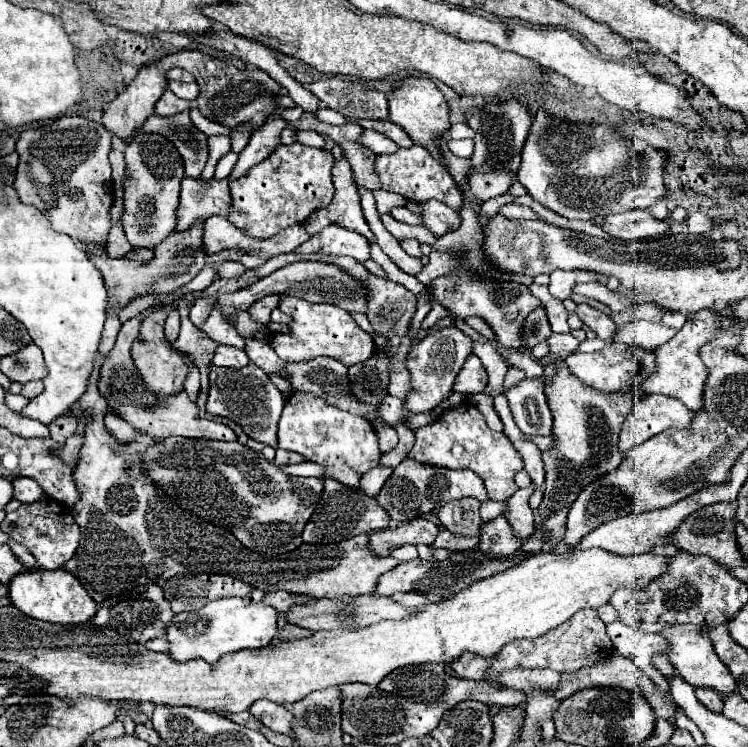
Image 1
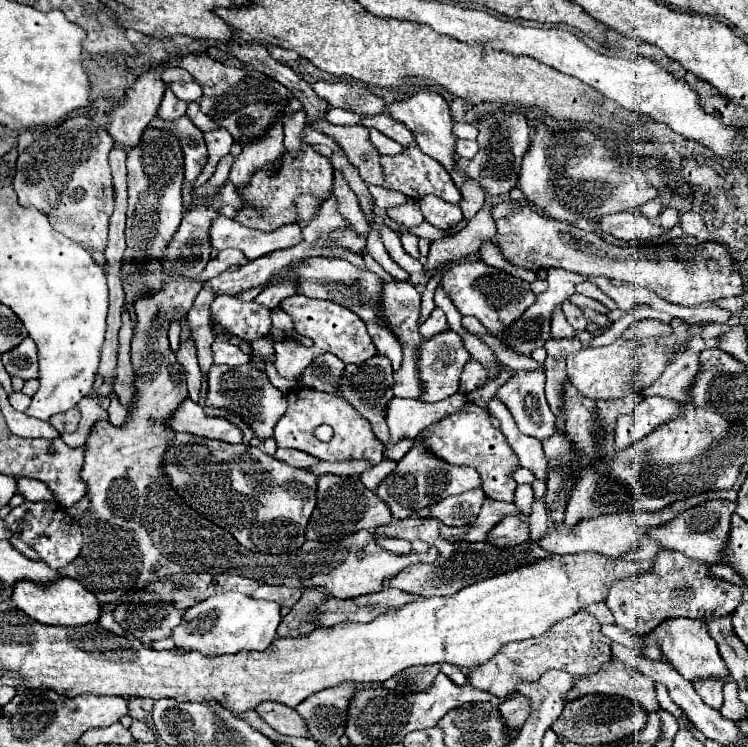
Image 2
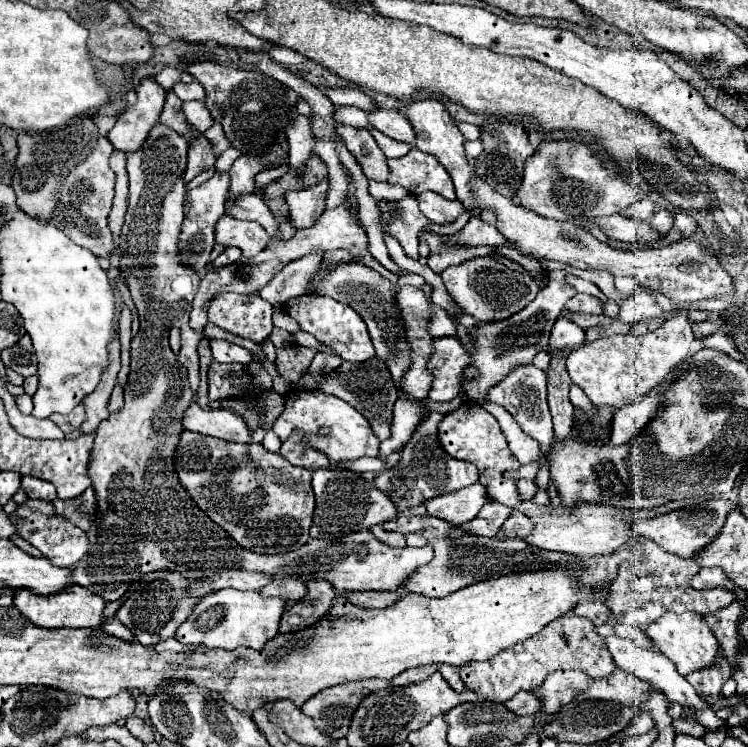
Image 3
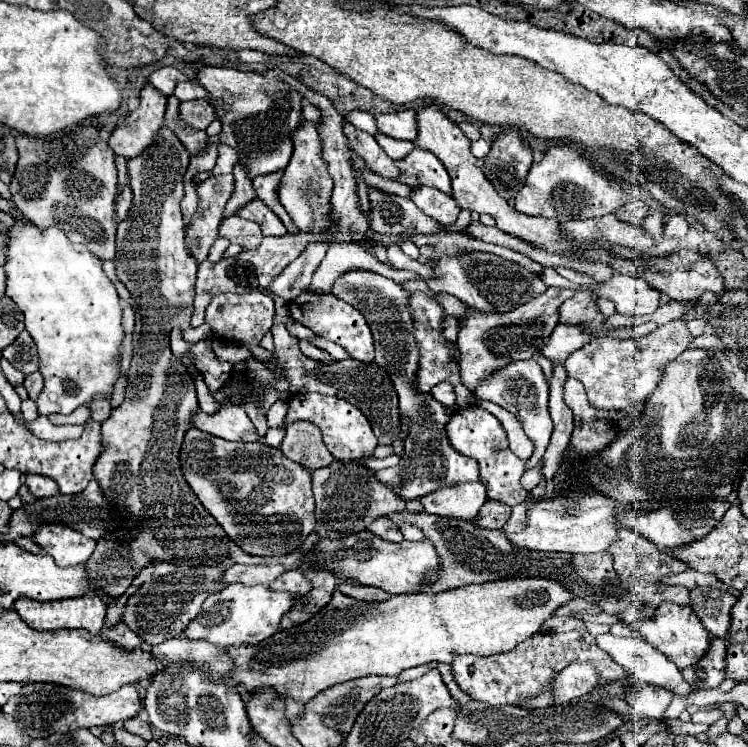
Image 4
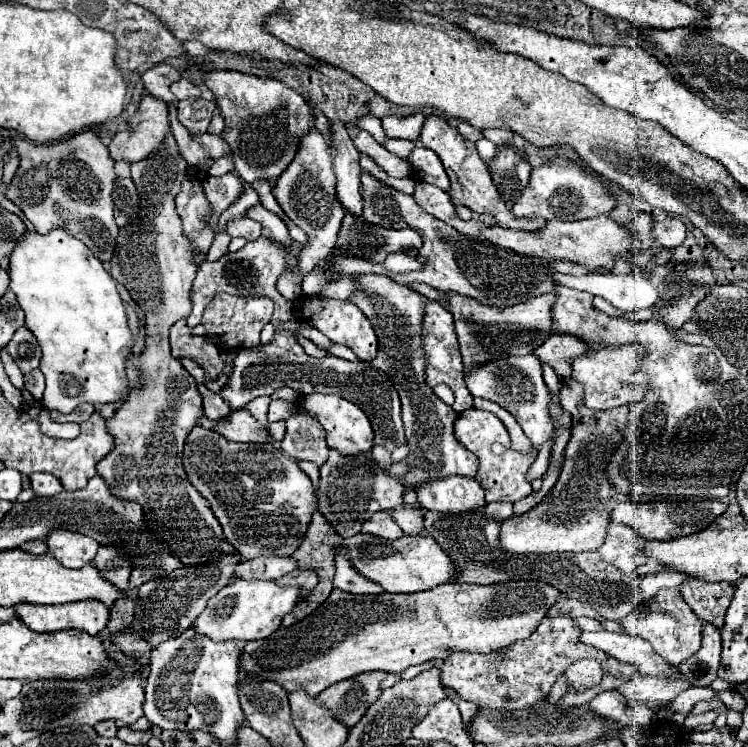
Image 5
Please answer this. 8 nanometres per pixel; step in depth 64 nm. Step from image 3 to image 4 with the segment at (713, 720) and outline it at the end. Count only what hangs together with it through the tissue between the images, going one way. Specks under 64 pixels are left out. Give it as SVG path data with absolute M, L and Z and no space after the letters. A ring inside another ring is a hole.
M602 634L596 636L596 644L608 652L624 670L628 670L638 684L652 684L652 686L660 686L670 690L676 696L690 696L694 692L694 688L682 678L682 672L676 668L674 662L670 662L662 652L658 652L652 644L648 644L642 638L620 638L620 636L612 636L612 634Z

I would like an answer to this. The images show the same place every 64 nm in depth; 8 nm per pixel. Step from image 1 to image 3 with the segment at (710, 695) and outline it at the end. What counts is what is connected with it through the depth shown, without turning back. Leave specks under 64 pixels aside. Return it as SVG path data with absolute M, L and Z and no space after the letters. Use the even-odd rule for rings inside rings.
M720 654L720 666L712 666L712 670L700 670L696 674L688 674L686 680L696 688L698 694L706 696L708 704L716 704L722 696L722 684L730 678L732 670L730 664L724 660L724 656Z

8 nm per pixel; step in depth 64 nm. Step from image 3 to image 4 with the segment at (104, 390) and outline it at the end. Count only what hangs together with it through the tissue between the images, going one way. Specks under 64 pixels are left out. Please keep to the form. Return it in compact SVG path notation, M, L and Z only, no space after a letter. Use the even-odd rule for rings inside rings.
M96 396L94 400L90 400L90 410L92 410L92 420L94 422L104 422L108 416L110 416L110 412L112 412L112 408L110 408L110 402L108 402L108 398L106 396Z

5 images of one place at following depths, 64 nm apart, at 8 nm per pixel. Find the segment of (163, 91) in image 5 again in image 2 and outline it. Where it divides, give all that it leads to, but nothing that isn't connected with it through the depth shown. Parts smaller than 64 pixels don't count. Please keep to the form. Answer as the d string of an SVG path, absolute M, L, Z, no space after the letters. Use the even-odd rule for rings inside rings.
M166 68L162 72L162 80L166 84L170 84L170 82L194 82L190 72L186 72L184 68Z

